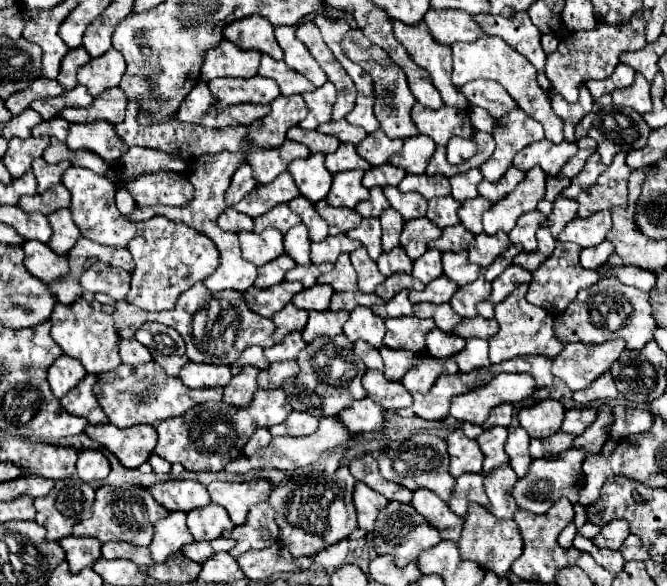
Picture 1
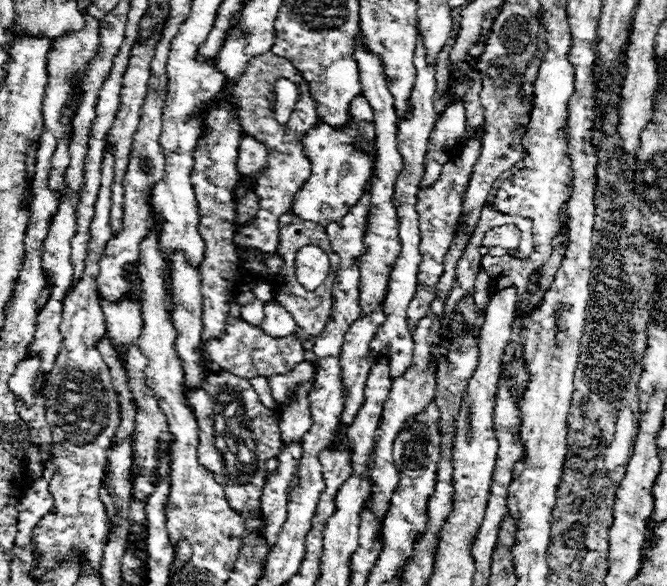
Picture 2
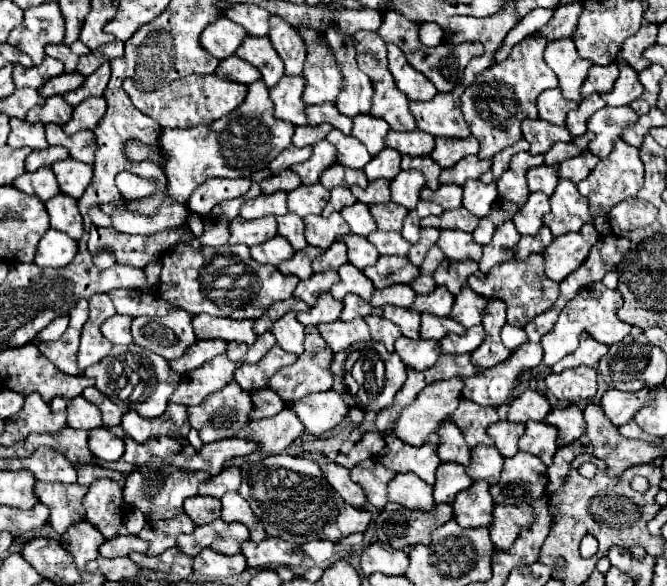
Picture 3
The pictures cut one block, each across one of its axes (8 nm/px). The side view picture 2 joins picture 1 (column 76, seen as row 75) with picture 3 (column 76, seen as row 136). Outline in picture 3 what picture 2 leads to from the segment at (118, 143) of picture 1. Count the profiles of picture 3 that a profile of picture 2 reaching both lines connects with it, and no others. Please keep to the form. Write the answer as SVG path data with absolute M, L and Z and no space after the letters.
M102 96L84 100L74 108L72 120L68 120L68 124L64 124L62 128L66 134L76 134L80 130L92 130L100 122L104 112L106 112L106 100Z

